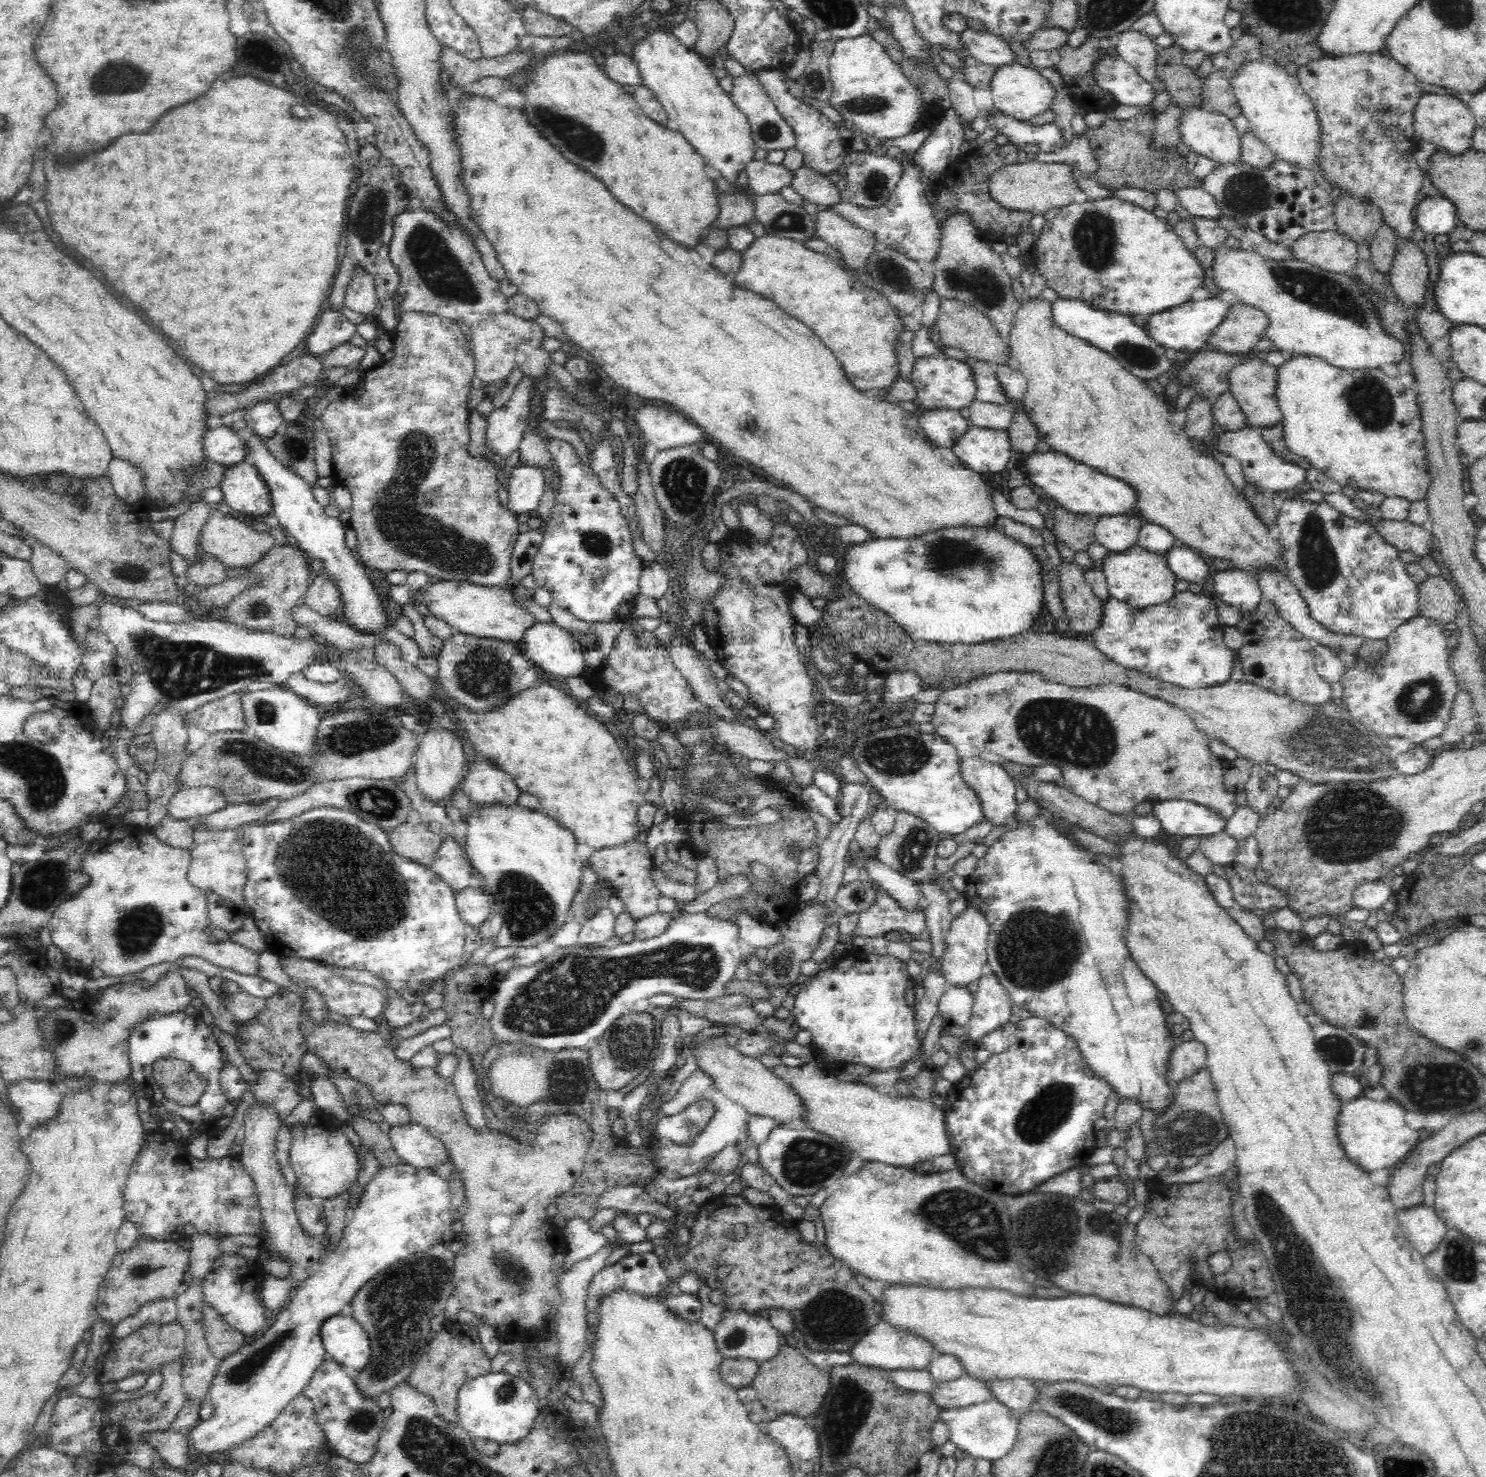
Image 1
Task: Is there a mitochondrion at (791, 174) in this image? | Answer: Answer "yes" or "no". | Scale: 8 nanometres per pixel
no

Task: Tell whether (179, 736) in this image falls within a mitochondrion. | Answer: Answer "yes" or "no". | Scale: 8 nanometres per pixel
no

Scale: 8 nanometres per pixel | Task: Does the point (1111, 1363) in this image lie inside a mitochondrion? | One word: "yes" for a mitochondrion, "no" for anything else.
no

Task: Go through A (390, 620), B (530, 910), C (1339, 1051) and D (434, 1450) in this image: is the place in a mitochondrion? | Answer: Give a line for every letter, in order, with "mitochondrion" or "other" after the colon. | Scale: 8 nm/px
A: other
B: mitochondrion
C: mitochondrion
D: mitochondrion

